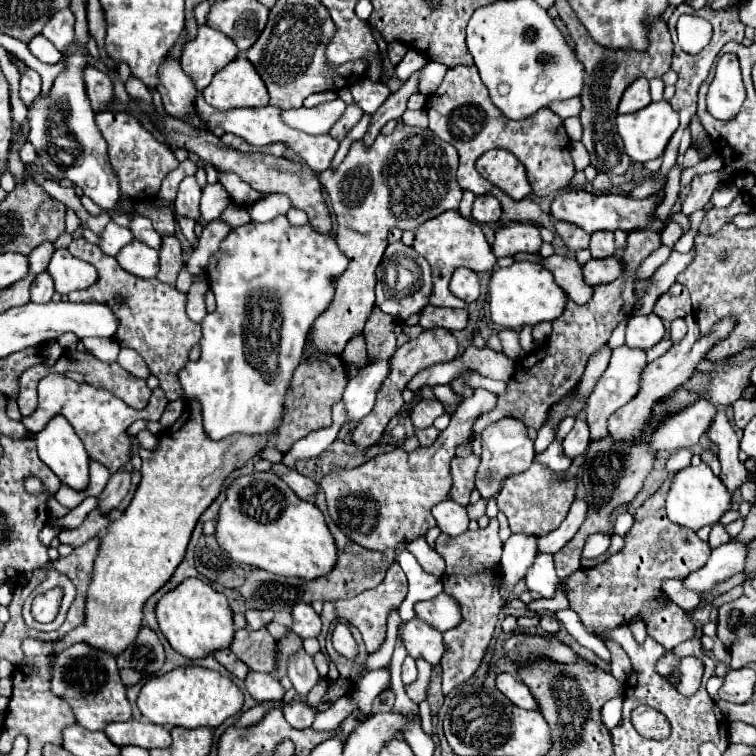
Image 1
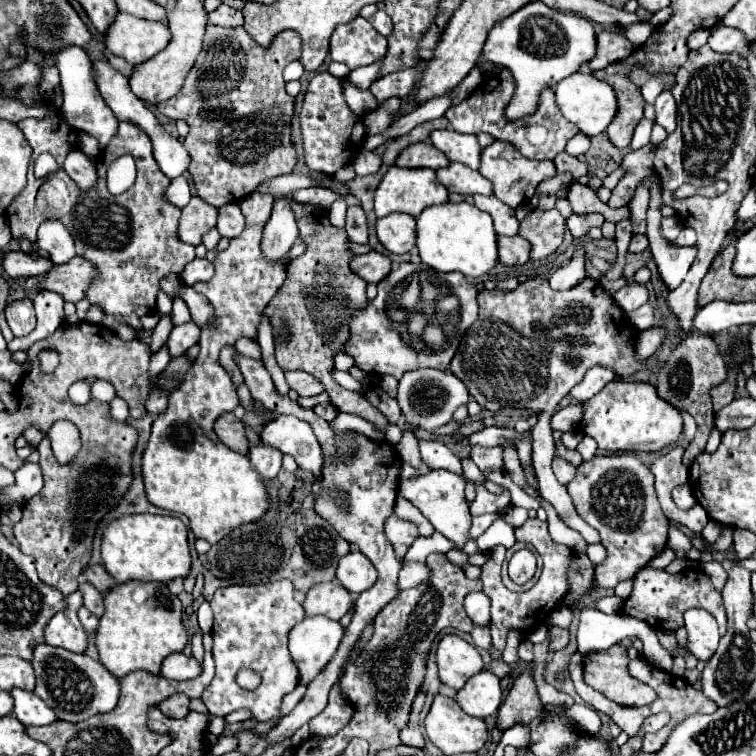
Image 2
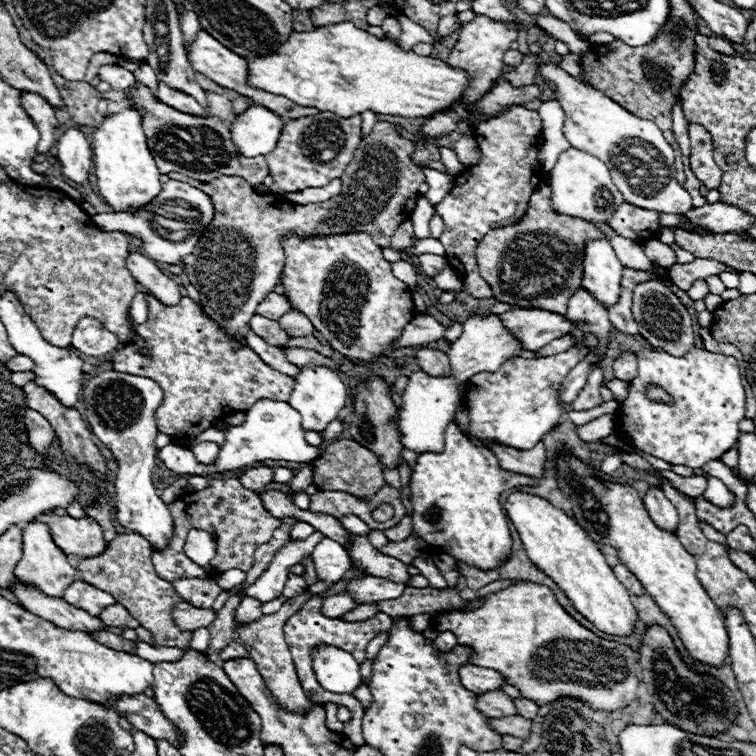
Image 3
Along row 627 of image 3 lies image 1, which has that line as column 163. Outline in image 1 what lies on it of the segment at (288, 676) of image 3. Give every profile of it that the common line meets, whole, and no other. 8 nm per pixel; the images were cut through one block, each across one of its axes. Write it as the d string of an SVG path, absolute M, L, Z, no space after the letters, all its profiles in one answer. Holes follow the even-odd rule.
M164 236L162 238L162 248L160 248L160 272L158 272L158 280L164 284L174 286L178 272L184 266L184 250L182 244L176 236Z

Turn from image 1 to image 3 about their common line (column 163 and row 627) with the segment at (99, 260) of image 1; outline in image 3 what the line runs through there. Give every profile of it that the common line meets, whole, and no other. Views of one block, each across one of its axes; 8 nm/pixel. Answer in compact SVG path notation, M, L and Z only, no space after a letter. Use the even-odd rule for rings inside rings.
M312 596L304 602L304 606L292 614L286 624L284 624L284 634L286 634L286 642L288 642L288 648L292 652L292 660L294 660L294 668L296 668L296 674L298 674L298 680L304 688L304 694L308 696L308 700L312 702L318 702L318 704L336 704L336 706L346 706L350 712L352 712L352 720L350 720L350 732L344 732L344 736L356 744L356 746L362 746L364 744L364 738L362 738L362 728L360 728L360 720L362 720L362 714L364 714L364 708L360 706L360 702L352 696L352 694L328 694L318 682L316 682L316 676L314 676L314 670L312 670L312 660L310 660L310 650L312 646L324 642L324 644L334 644L334 646L340 646L342 650L346 648L358 662L364 660L364 654L366 654L366 644L380 632L380 630L390 630L392 626L392 618L384 612L378 612L376 616L368 618L368 620L362 620L362 622L346 622L342 618L328 618L322 614L322 602L326 598L324 596Z

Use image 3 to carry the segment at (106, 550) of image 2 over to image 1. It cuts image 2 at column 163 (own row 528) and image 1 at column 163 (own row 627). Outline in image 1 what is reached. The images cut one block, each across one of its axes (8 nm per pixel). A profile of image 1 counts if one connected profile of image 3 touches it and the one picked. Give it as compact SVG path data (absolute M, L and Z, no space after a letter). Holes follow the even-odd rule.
M186 578L174 590L164 594L156 604L156 620L170 646L190 660L228 648L234 636L232 610L226 596L198 578Z

